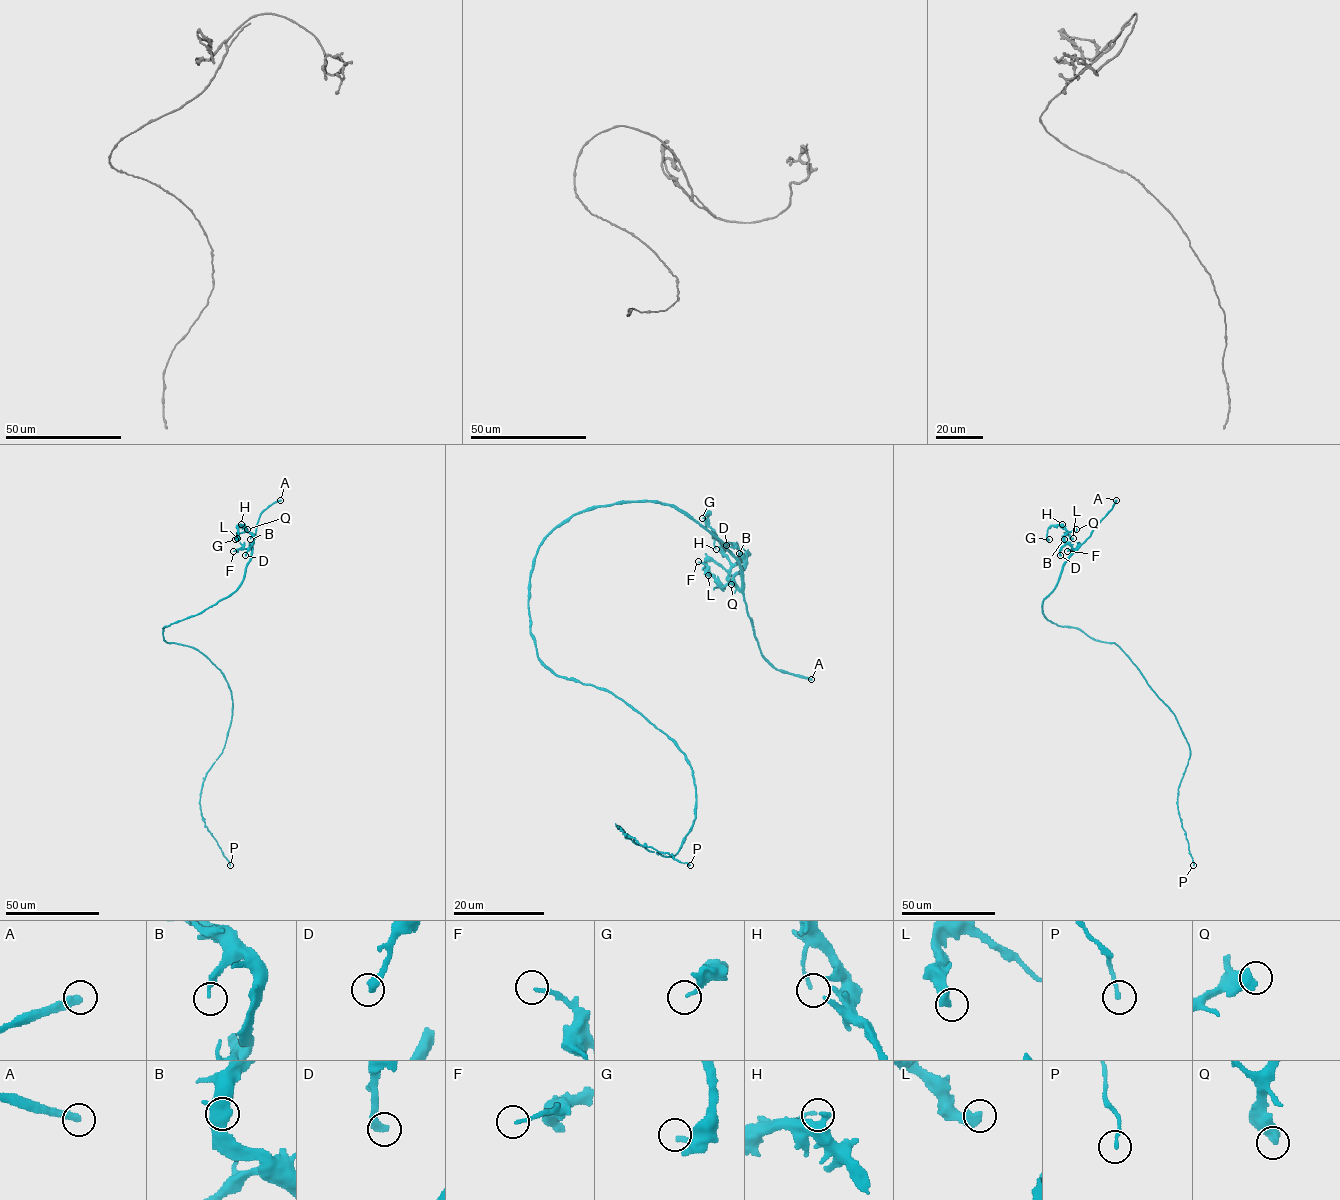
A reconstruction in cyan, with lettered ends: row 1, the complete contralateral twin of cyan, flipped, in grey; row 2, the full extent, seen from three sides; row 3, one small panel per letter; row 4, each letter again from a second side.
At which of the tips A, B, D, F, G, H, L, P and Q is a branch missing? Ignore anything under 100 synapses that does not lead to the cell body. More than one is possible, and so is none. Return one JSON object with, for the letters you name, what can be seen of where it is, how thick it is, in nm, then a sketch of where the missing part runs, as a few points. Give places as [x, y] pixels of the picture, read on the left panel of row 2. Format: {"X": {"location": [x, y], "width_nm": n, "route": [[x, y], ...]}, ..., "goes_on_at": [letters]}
{"A": {"location": [280, 500], "width_nm": 360, "route": [[280, 500], [295, 496], [313, 499], [337, 522], [340, 534], [345, 536], [356, 527], [347, 523], [342, 511]]}, "goes_on_at": ["A"]}

